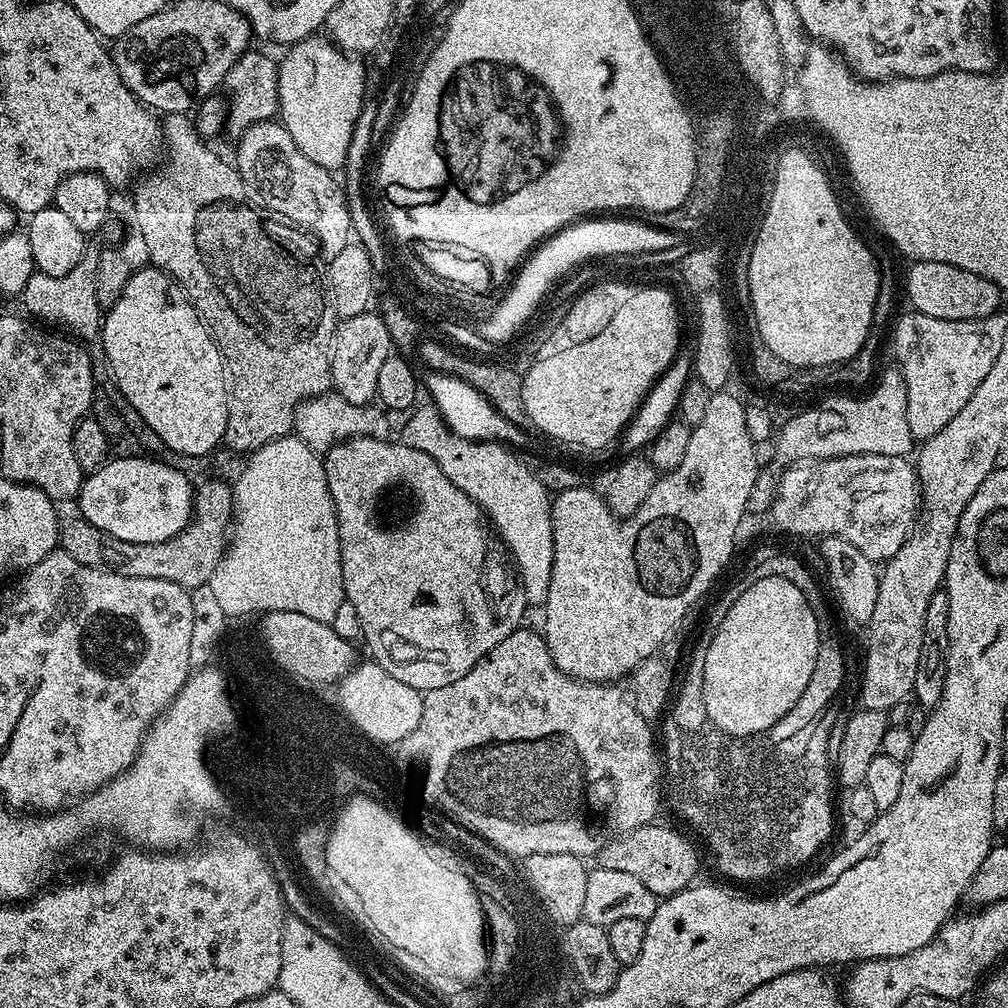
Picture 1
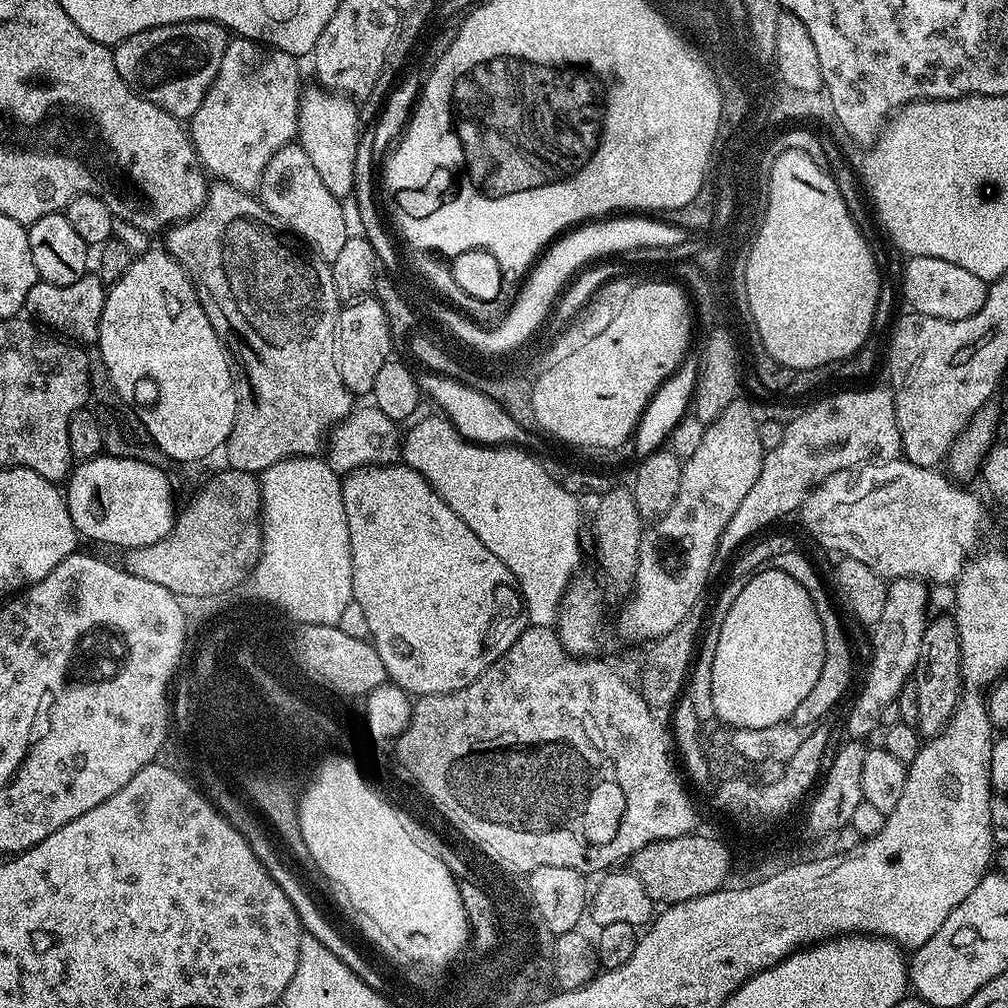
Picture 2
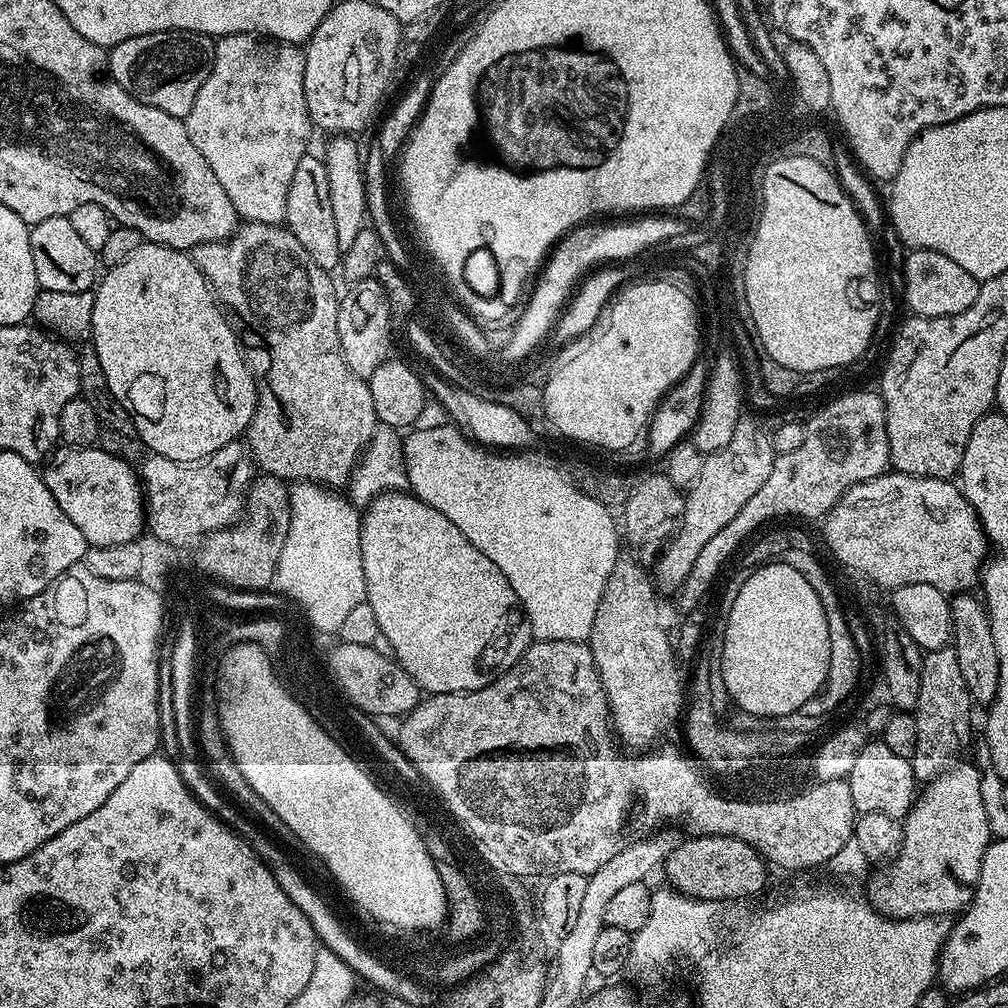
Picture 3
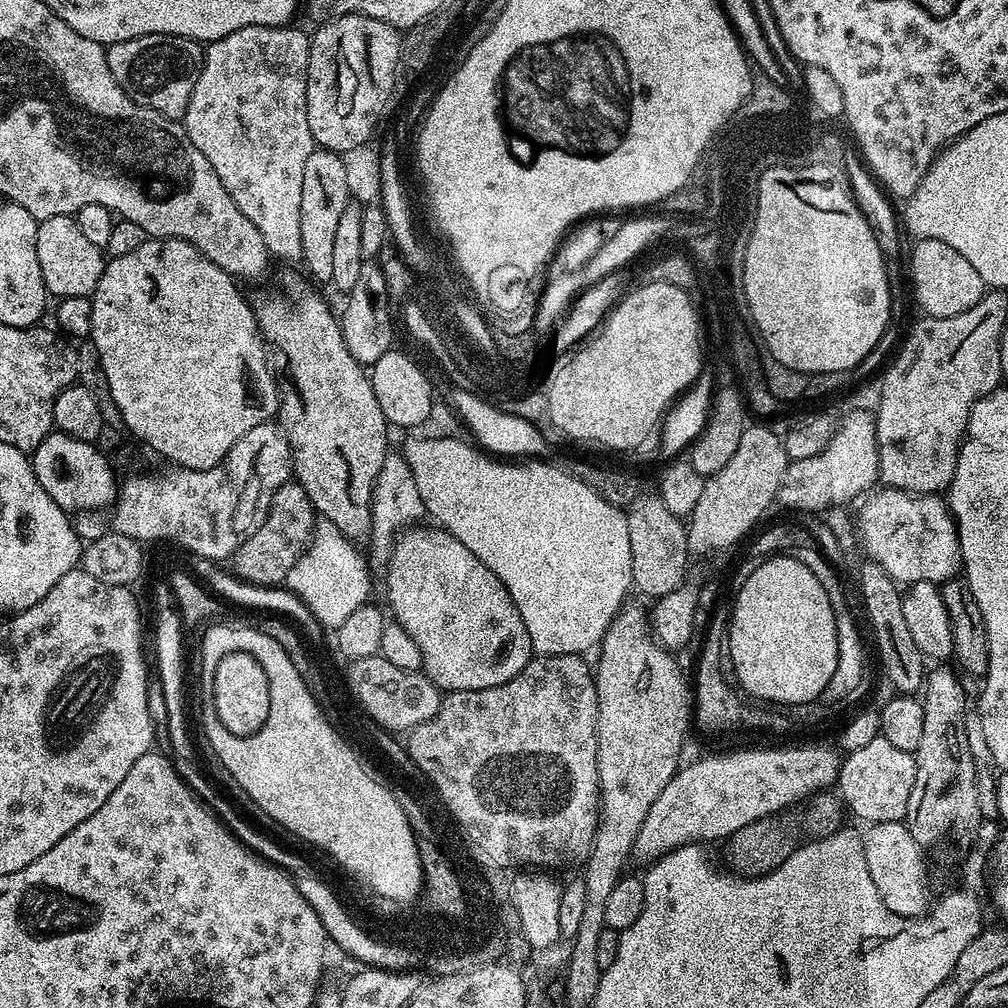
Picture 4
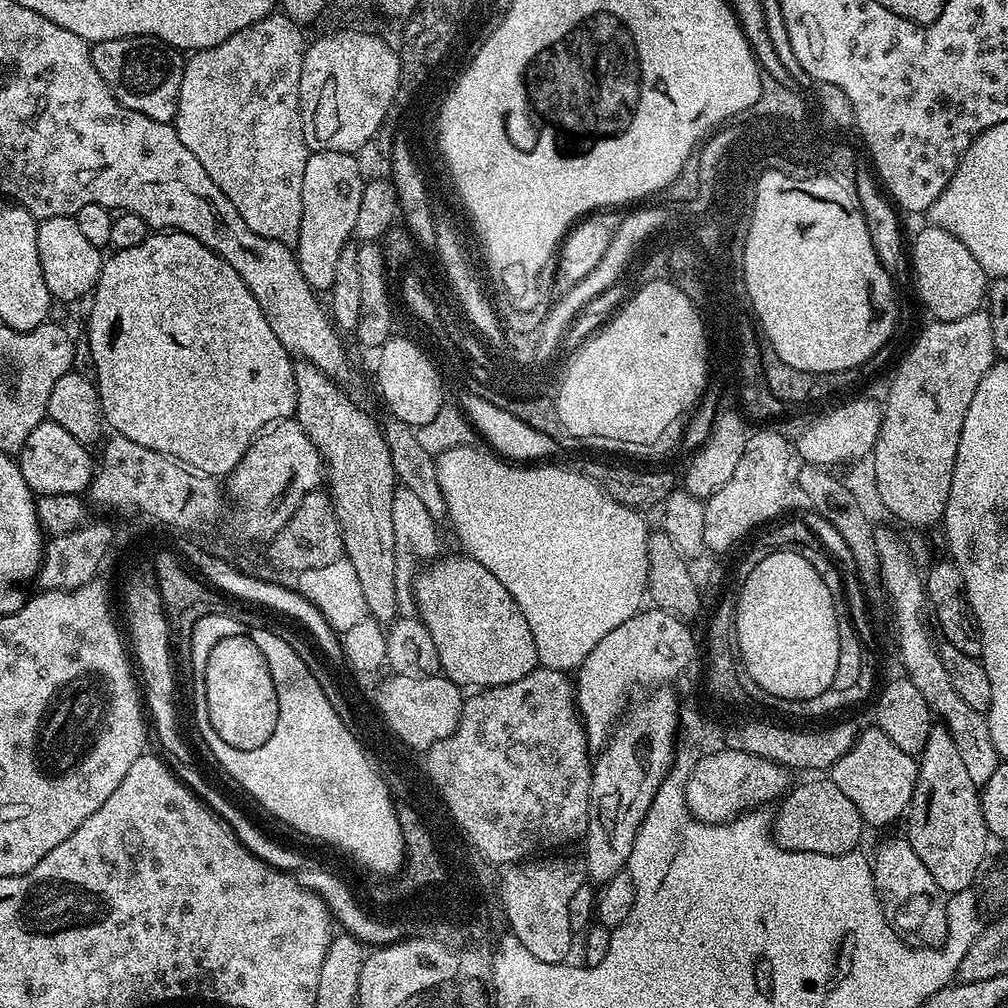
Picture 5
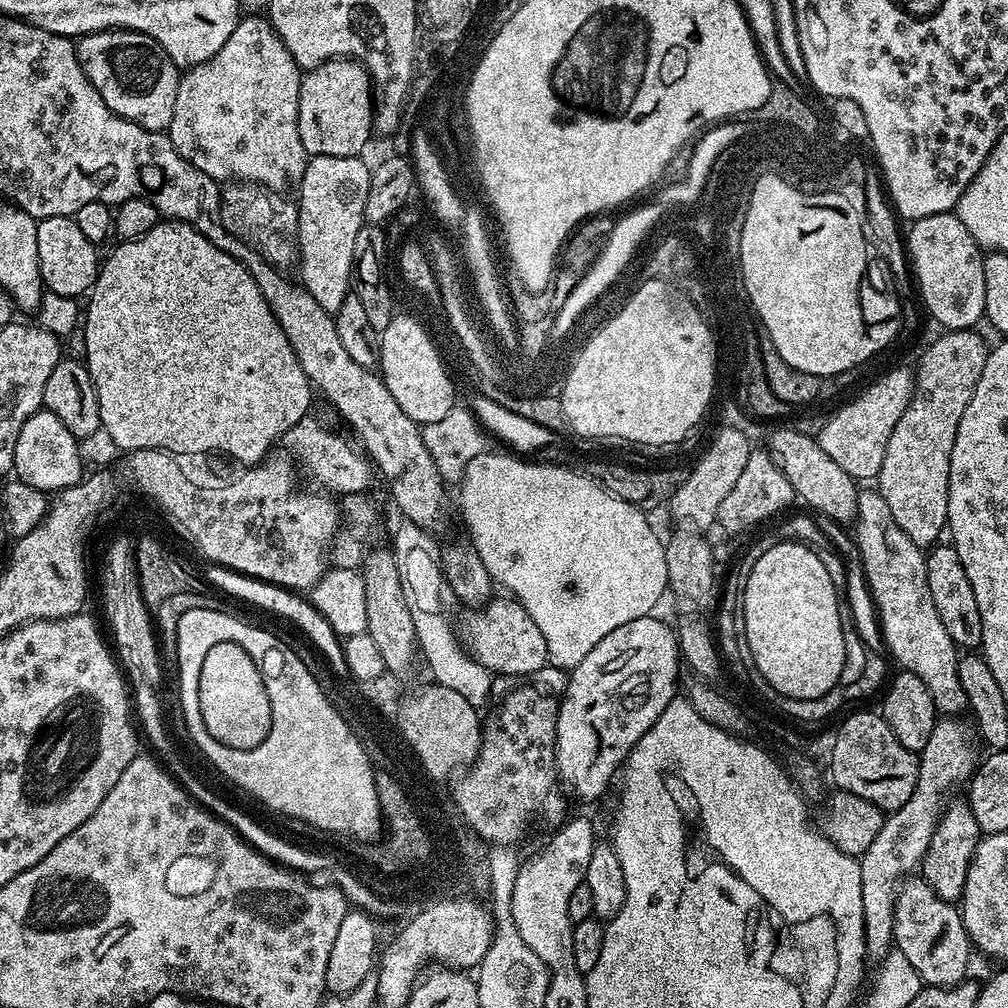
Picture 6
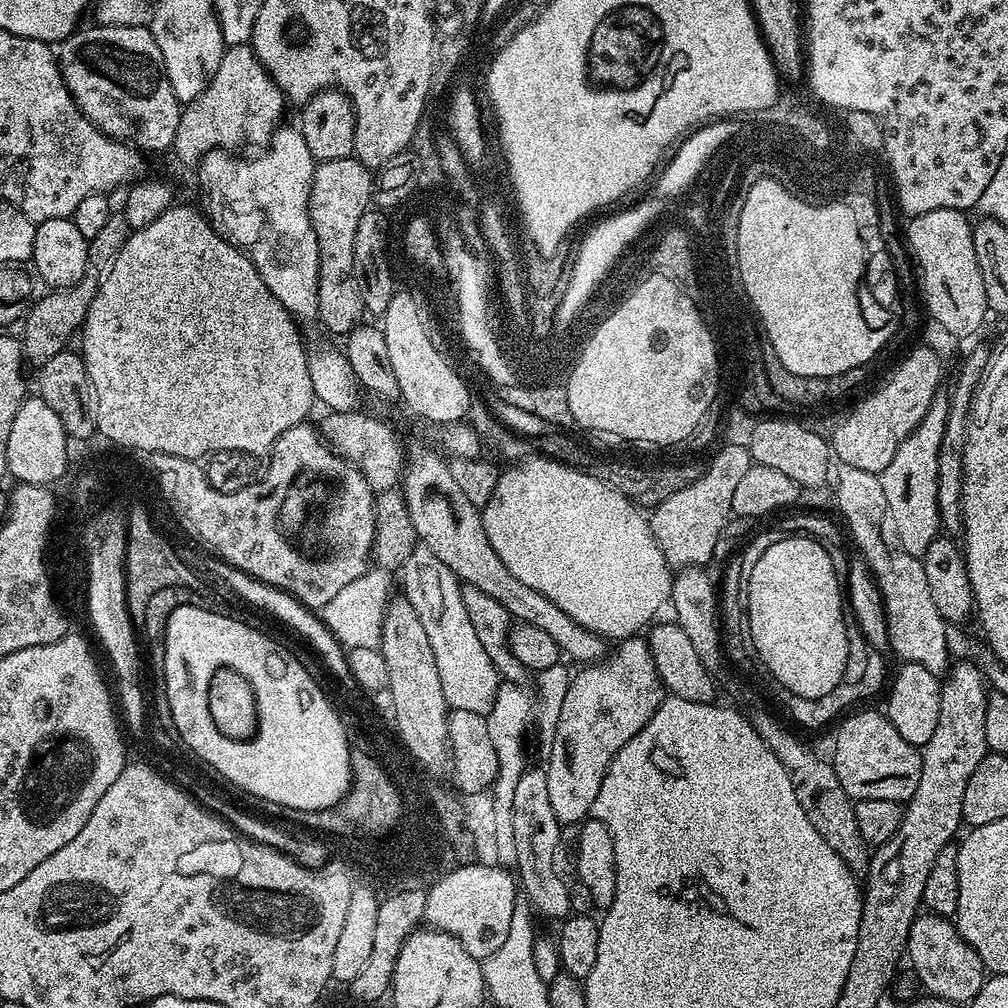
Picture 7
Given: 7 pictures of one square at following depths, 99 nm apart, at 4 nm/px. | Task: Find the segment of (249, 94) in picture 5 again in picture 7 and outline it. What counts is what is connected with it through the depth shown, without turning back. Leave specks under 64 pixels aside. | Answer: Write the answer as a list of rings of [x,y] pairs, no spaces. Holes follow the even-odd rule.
[[[248,44],[229,47],[224,53],[222,62],[218,62],[218,70],[214,70],[214,78],[190,103],[183,105],[178,122],[176,137],[172,148],[176,156],[186,163],[195,165],[206,152],[220,150],[236,150],[239,144],[260,144],[264,146],[275,137],[276,129],[281,127],[284,116],[286,97],[284,91],[272,80],[272,75],[262,66],[256,57],[256,51]]]

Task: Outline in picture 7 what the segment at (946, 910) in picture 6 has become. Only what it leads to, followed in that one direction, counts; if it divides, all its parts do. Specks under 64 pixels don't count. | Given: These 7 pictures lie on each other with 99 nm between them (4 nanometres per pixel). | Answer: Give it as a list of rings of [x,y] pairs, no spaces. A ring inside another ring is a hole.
[[[917,915],[910,926],[906,960],[907,963],[912,963],[912,968],[924,987],[921,989],[927,995],[954,1002],[957,1006],[967,1006],[982,990],[986,979],[984,963],[975,950],[960,937],[955,923],[946,916]]]

